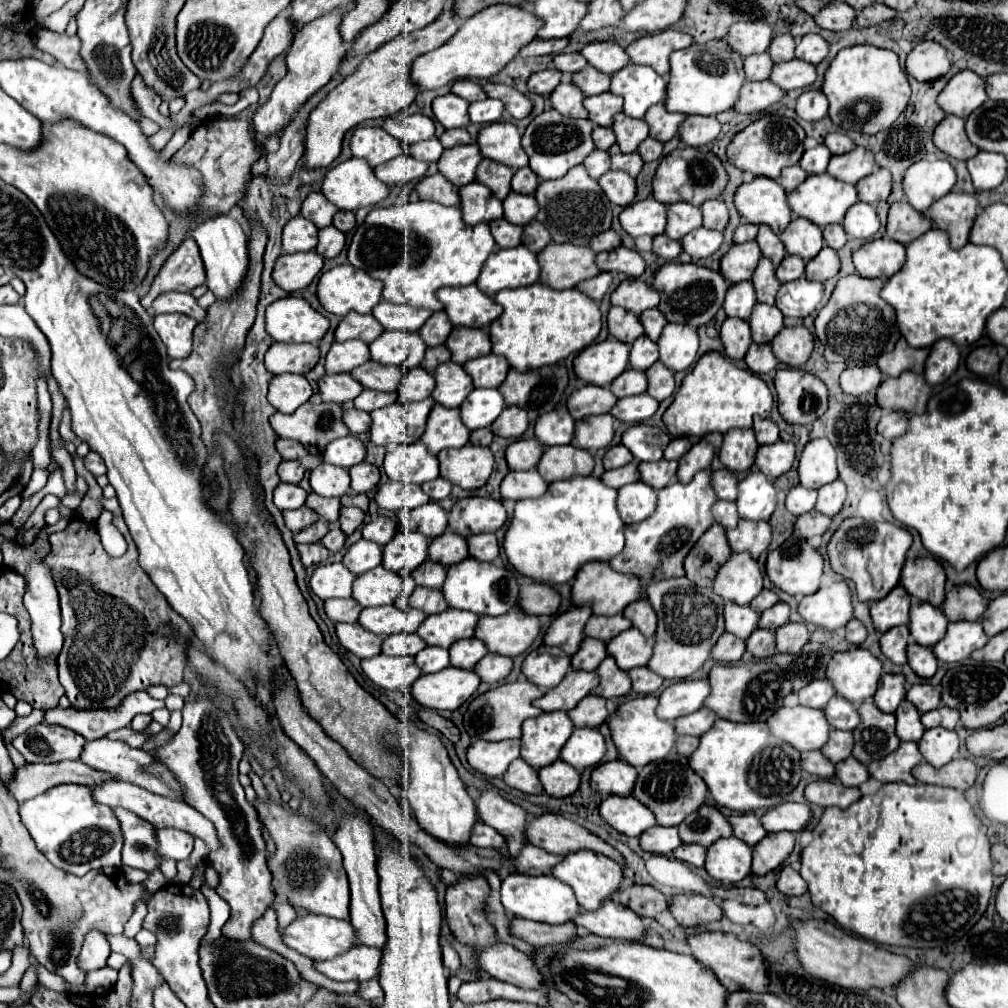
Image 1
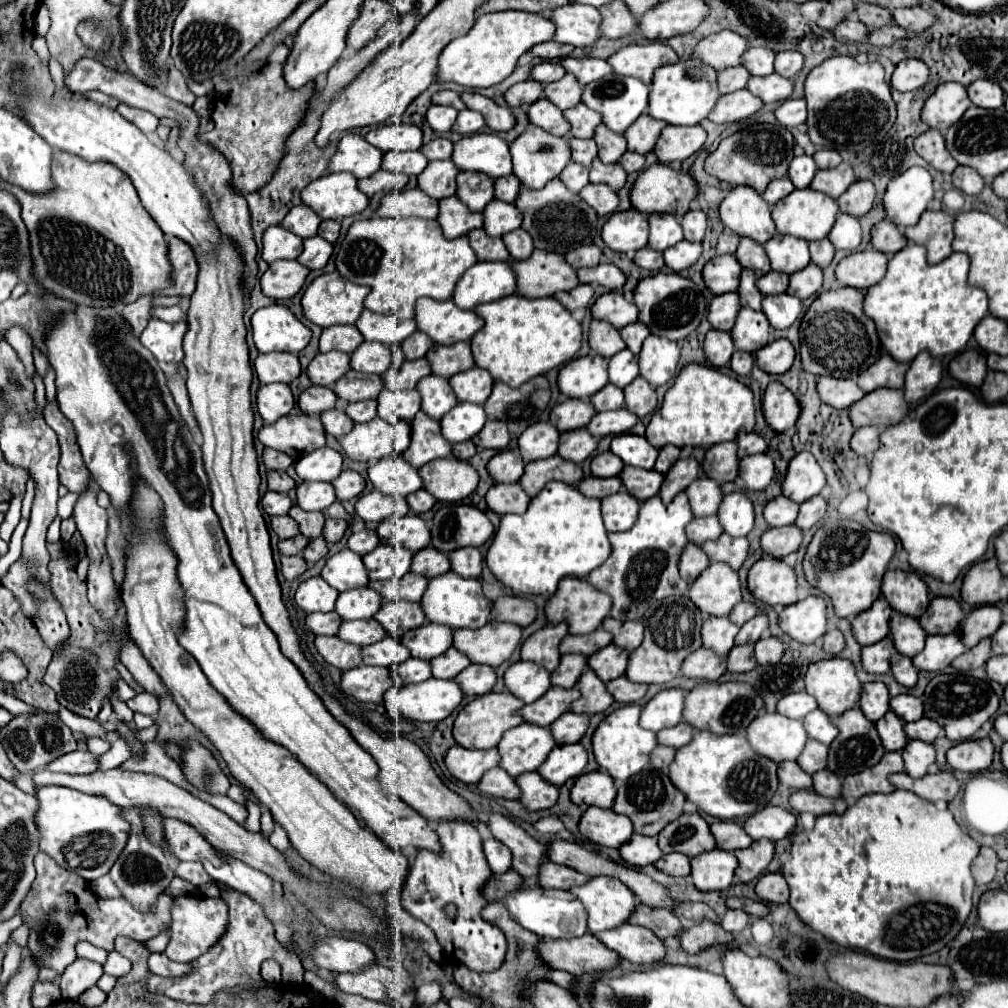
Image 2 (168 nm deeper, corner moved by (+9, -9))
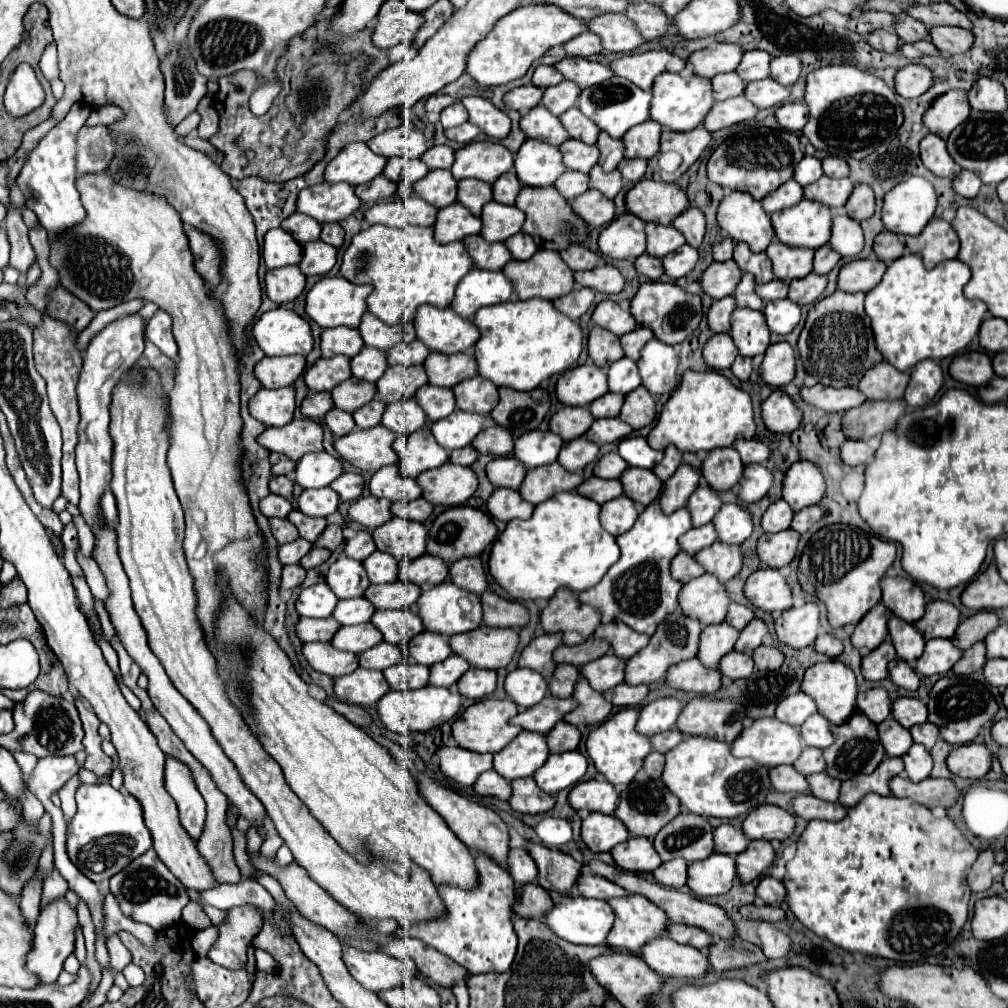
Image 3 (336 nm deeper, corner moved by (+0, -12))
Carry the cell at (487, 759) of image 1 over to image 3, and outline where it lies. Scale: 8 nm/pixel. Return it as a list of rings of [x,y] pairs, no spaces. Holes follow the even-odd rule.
[[[444,746],[436,752],[436,758],[444,776],[464,786],[472,786],[482,772],[492,768],[492,754],[478,754],[464,748]]]

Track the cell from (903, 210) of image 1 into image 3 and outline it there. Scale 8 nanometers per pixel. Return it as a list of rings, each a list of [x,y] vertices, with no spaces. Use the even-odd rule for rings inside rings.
[[[884,230],[874,240],[874,252],[882,262],[890,264],[890,262],[894,262],[896,258],[900,258],[906,252],[906,244],[898,234]]]

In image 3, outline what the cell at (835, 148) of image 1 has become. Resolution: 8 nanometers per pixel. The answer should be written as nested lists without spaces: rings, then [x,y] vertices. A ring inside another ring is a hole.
[[[828,156],[822,160],[822,168],[824,168],[824,174],[830,176],[830,178],[844,178],[848,176],[848,164],[844,158],[836,158],[836,156]]]

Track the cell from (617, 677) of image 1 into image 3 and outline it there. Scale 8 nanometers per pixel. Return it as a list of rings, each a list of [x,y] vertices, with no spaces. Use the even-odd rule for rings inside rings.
[[[580,676],[576,682],[574,698],[578,700],[578,708],[574,708],[574,712],[564,716],[564,720],[574,726],[602,724],[612,712],[612,704],[604,698],[602,692],[592,690],[588,680],[584,680],[584,676]]]

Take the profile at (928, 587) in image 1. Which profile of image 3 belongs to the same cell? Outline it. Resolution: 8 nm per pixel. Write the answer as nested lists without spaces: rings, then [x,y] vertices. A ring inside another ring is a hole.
[[[882,578],[882,604],[890,608],[898,618],[906,622],[920,620],[926,608],[926,594],[924,590],[910,578]]]

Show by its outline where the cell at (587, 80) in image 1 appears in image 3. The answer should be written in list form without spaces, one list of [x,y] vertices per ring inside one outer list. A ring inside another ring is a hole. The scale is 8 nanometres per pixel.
[[[568,80],[556,84],[556,86],[550,86],[544,90],[544,96],[542,96],[542,106],[546,106],[552,114],[560,116],[564,114],[566,110],[570,110],[572,106],[576,106],[576,100],[580,98],[580,88]]]

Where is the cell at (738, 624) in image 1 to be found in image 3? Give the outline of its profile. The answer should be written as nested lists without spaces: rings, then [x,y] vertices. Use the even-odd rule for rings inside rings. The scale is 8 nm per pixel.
[[[728,622],[706,626],[700,634],[700,652],[698,652],[700,662],[706,668],[716,668],[720,658],[734,648],[738,636],[740,632],[732,628]]]

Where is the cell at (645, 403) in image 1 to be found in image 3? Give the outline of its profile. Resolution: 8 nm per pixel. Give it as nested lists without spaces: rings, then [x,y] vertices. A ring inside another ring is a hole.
[[[600,418],[592,424],[592,428],[584,434],[588,440],[596,444],[606,444],[606,442],[618,442],[630,436],[634,430],[622,422],[620,418]]]

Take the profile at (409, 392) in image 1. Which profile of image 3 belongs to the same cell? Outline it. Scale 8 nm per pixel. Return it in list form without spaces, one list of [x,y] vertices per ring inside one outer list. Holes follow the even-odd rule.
[[[410,398],[410,400],[400,400],[400,402],[388,404],[386,412],[382,416],[382,422],[392,432],[396,432],[400,436],[408,436],[426,424],[426,414],[420,408],[420,404],[414,398]]]

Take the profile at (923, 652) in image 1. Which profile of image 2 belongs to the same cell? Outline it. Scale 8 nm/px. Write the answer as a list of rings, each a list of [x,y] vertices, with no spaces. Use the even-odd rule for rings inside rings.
[[[893,653],[891,657],[891,673],[903,687],[913,687],[917,683],[917,671],[911,665],[909,657],[901,657],[899,653]]]

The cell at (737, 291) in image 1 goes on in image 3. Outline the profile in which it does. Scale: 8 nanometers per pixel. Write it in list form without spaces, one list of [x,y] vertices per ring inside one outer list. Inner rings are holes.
[[[726,296],[720,300],[714,300],[710,312],[708,312],[708,324],[712,332],[730,332],[730,318],[736,308],[734,296]]]

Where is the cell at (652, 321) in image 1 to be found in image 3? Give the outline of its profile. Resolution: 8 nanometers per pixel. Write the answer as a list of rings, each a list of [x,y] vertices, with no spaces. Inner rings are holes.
[[[636,328],[634,332],[628,332],[628,334],[620,336],[620,342],[622,342],[622,348],[624,348],[626,356],[632,358],[634,362],[638,362],[640,360],[640,350],[652,338],[654,338],[652,330],[648,330],[648,328]]]

